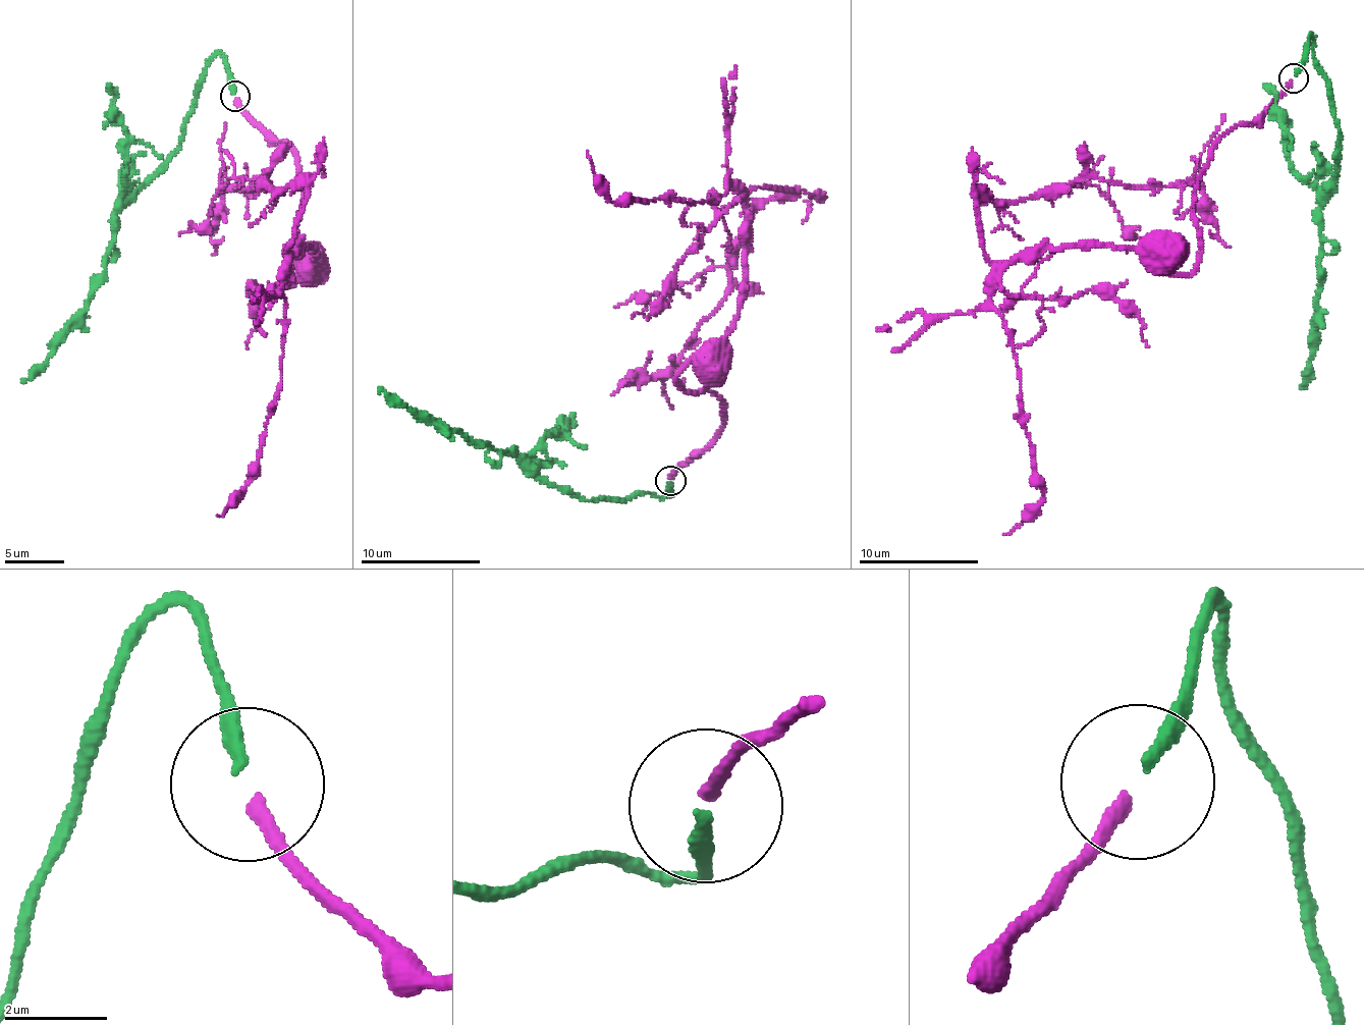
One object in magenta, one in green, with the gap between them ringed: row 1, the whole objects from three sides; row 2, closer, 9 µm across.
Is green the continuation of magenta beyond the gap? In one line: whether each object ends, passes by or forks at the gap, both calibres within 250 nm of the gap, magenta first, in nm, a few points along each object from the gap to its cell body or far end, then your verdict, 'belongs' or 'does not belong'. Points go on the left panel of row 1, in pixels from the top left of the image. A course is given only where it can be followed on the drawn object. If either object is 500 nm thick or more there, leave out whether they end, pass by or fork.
magenta ends; green ends; calibres 260 and 240 nm; course magenta (235, 99), (296, 158), (302, 206), (287, 282), (315, 282), (321, 270), (310, 265); course green (234, 93), (228, 64), (218, 53), (203, 77), (177, 152), (112, 218), (106, 280), (45, 365), (21, 382); belongs

